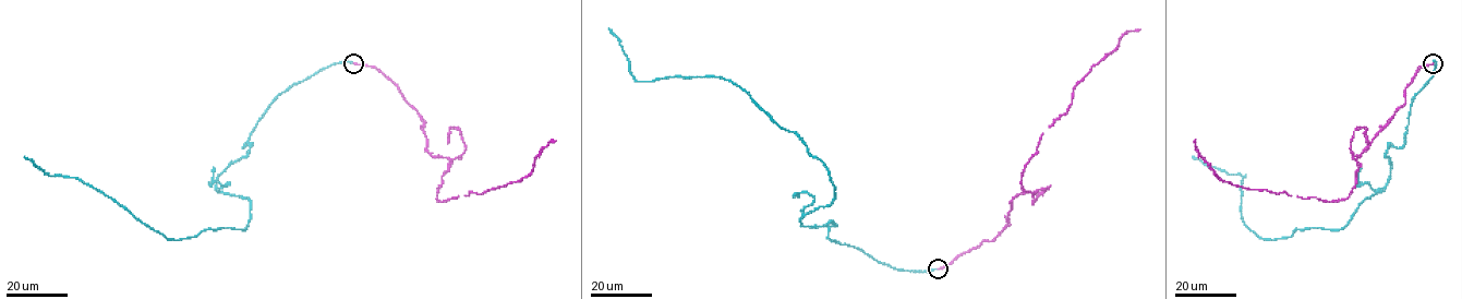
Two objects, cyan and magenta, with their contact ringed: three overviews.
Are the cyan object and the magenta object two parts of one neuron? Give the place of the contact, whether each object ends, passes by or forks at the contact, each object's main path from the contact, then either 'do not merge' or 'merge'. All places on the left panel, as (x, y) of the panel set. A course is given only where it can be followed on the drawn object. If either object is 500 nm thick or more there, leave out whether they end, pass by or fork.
at (353, 63); cyan ends there; magenta ends there; cyan runs (352, 63), (277, 96), (249, 153), (218, 176), (220, 192), (249, 199), (244, 229), (168, 239), (24, 155); magenta runs (353, 63), (376, 68), (398, 87), (423, 122), (426, 151), (449, 160), (440, 201), (519, 181), (555, 141); merge

